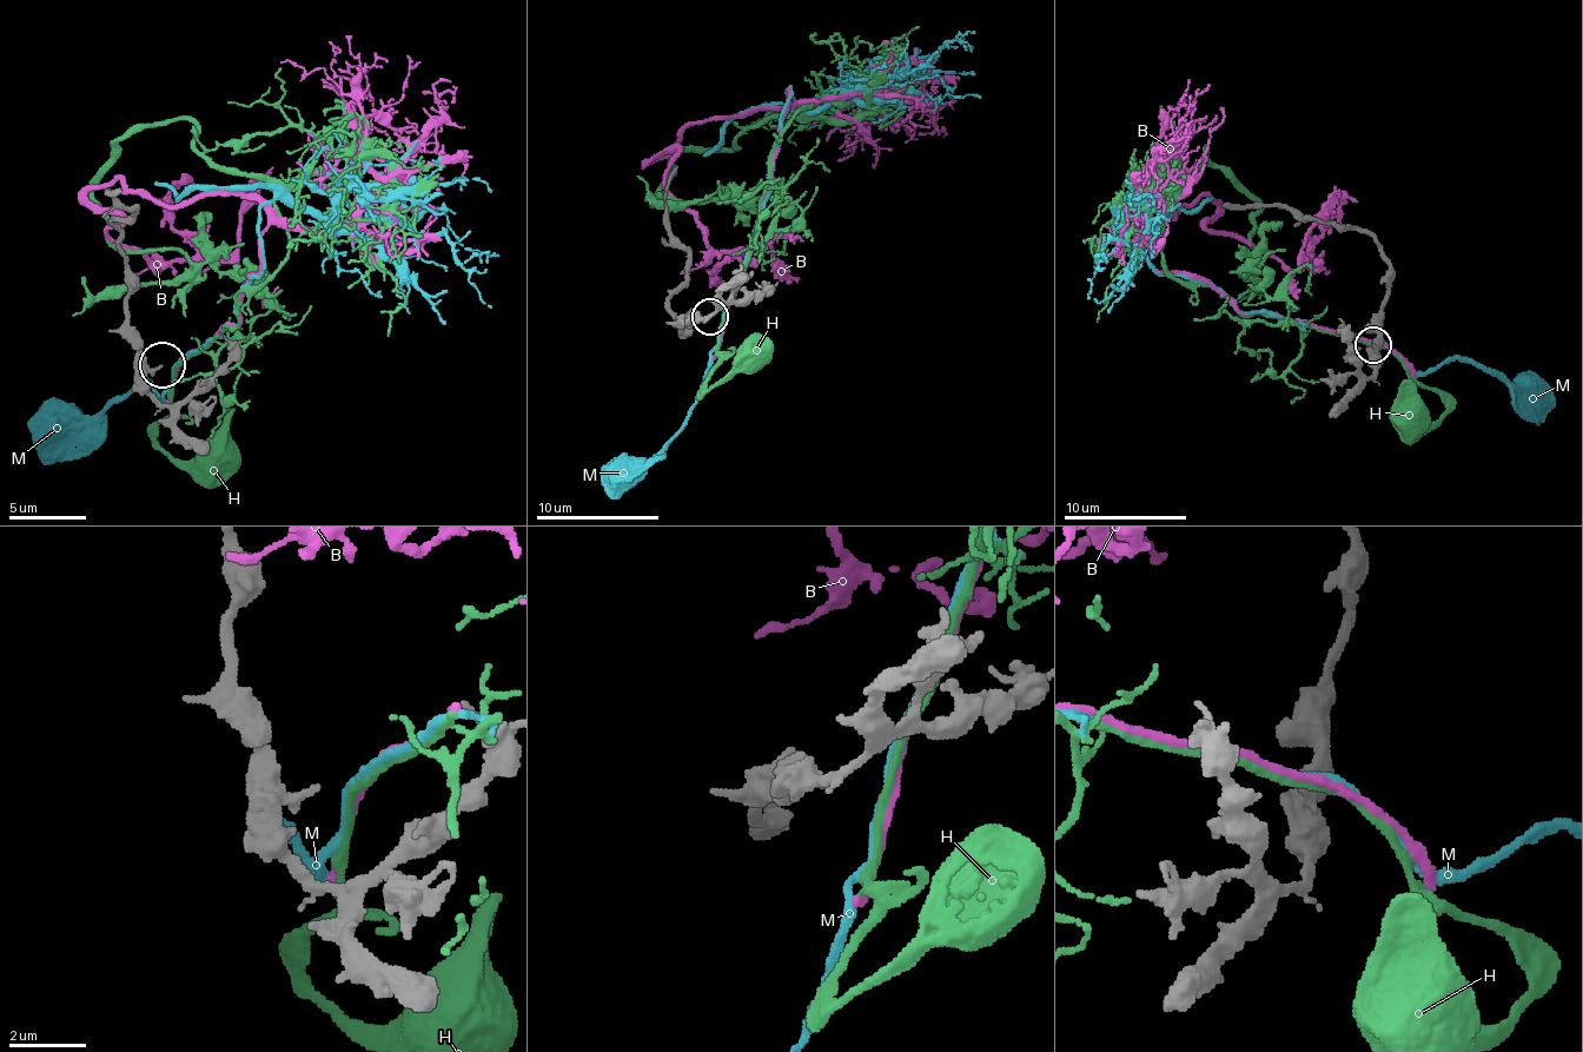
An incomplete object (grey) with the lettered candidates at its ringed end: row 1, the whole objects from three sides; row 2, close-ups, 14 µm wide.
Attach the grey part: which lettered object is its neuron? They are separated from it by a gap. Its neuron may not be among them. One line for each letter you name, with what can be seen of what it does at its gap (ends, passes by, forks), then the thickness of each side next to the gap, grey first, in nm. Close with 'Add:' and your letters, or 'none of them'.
M: it passes by | 200/220 nm
Add: M

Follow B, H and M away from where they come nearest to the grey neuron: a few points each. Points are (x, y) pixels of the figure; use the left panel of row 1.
B: (178, 364), (236, 325), (266, 211), (159, 206), (120, 180), (86, 196), (159, 272), (224, 260), (273, 169)
H: (178, 364), (278, 268), (282, 191), (300, 187), (309, 230), (397, 214), (401, 252), (423, 237)
M: (178, 364), (236, 325), (278, 199), (324, 218), (358, 191), (443, 233), (492, 306)

